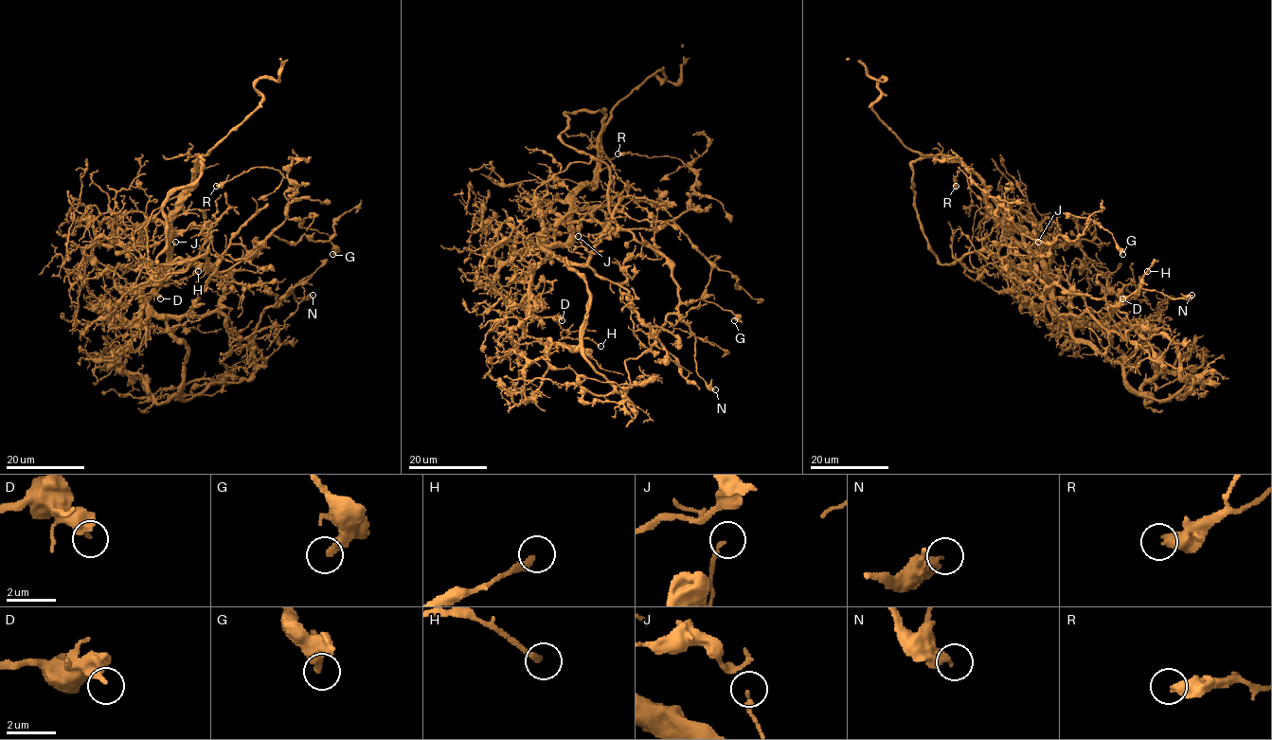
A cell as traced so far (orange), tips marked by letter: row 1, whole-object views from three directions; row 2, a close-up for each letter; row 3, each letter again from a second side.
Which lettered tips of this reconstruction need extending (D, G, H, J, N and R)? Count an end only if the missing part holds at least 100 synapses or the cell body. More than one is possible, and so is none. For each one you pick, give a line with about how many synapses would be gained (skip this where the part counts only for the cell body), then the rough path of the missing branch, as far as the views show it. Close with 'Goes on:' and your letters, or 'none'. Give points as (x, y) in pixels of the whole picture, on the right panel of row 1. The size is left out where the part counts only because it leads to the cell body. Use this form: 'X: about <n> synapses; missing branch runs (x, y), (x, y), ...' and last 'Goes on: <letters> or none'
Goes on: none

